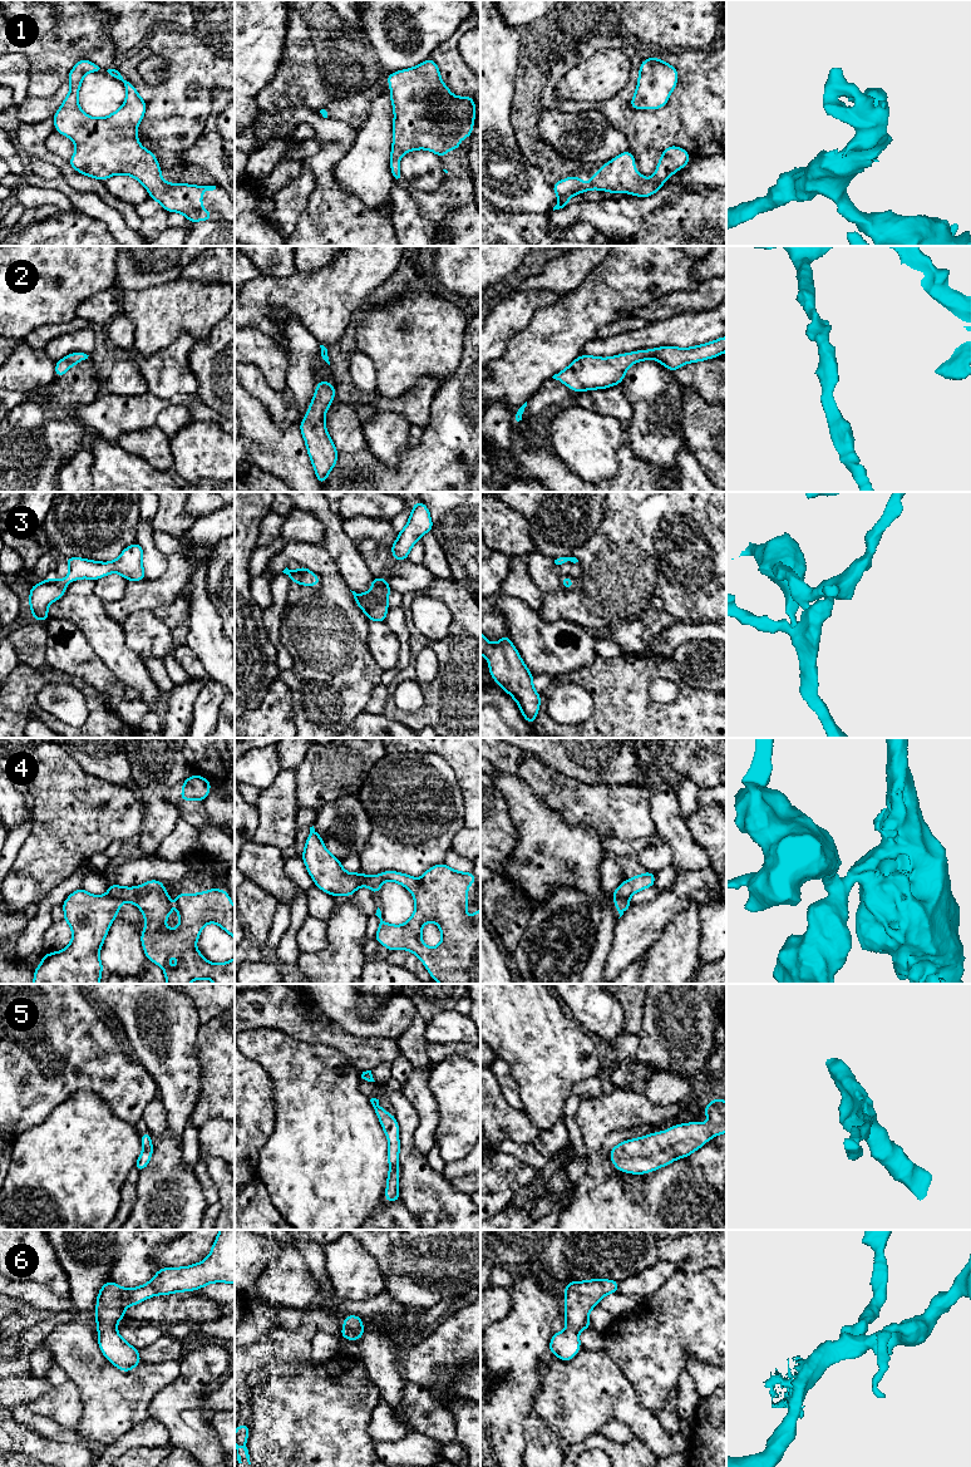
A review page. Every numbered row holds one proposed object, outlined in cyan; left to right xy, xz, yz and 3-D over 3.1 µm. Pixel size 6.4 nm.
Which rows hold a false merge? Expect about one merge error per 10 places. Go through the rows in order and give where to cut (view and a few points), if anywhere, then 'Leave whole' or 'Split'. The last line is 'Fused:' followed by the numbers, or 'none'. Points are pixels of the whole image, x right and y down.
1: No split. Leave whole
2: No split. Leave whole
3: No split. Leave whole
4: Split along xy (108, 894), (122, 901). Split
5: No split. Leave whole
6: No split. Leave whole
Fused: 4

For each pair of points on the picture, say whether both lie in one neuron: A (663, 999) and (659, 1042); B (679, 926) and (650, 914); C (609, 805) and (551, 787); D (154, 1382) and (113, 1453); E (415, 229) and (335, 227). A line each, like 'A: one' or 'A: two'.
A: one
B: two
C: one
D: two
E: two

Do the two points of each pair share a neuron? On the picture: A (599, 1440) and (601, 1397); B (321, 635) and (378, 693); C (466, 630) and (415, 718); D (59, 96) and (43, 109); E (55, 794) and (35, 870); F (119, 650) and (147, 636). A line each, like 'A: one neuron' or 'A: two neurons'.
A: two neurons
B: two neurons
C: one neuron
D: one neuron
E: one neuron
F: two neurons

